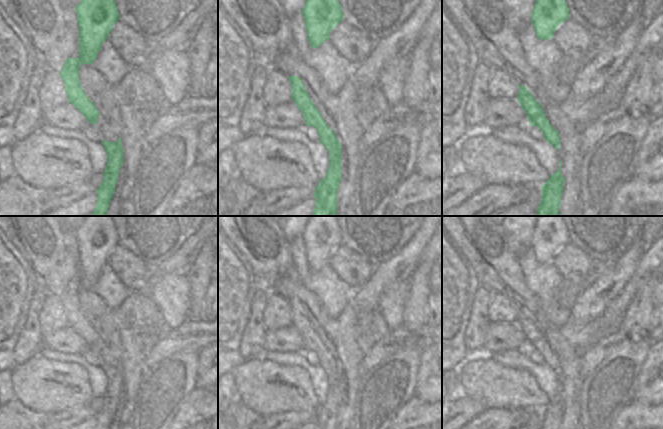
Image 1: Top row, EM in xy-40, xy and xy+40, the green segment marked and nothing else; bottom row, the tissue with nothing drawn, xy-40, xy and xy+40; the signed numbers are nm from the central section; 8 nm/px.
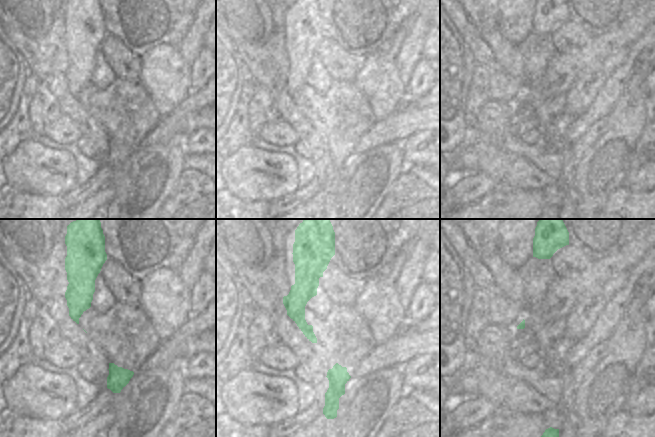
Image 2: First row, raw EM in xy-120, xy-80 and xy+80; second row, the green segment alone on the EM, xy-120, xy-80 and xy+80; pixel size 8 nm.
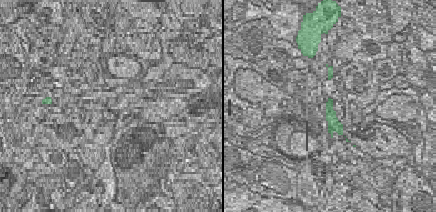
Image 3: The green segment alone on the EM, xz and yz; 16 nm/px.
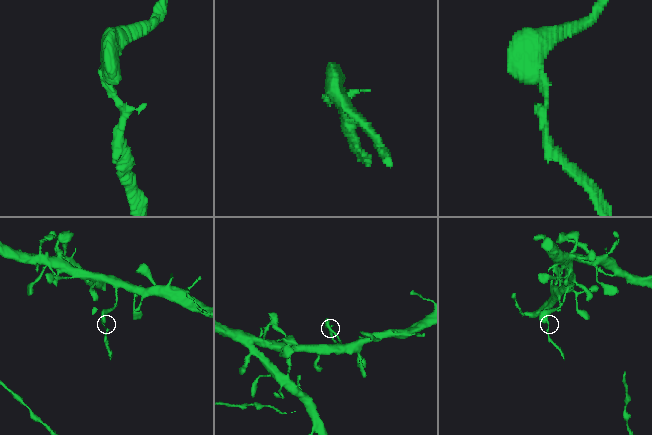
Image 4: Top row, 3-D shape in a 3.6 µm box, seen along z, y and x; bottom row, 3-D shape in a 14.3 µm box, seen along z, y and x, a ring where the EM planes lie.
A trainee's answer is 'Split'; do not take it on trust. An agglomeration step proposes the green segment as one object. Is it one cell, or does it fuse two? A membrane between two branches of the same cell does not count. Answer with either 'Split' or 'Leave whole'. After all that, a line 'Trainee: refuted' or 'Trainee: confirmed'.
Split.
Trainee: confirmed

